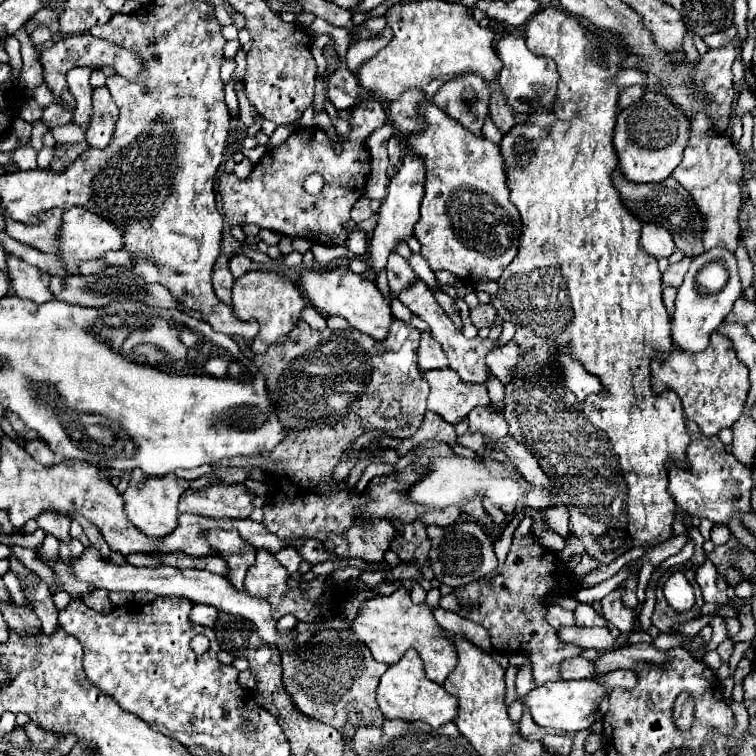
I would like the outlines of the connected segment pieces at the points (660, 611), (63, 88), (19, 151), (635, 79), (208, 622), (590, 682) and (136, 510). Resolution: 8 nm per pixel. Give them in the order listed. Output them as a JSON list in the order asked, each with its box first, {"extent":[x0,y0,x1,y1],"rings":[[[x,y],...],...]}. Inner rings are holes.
[{"extent":[652,581,704,633],"rings":[[[696,581],[692,583],[692,587],[694,587],[694,593],[696,593],[696,605],[694,605],[694,609],[690,613],[676,613],[668,605],[668,601],[664,599],[662,585],[658,585],[656,587],[656,607],[654,607],[654,615],[652,615],[652,625],[658,627],[662,633],[670,633],[672,631],[672,625],[676,625],[676,621],[678,623],[684,623],[684,621],[694,619],[698,615],[700,607],[704,605],[704,599],[702,599],[702,591],[700,591],[700,587],[698,587]]]},{"extent":[40,33,144,111],"rings":[[[82,33],[82,35],[72,35],[72,37],[66,37],[66,39],[60,39],[58,43],[54,43],[52,49],[46,49],[40,53],[40,61],[44,65],[44,83],[48,85],[48,89],[54,93],[54,97],[58,99],[56,103],[68,111],[74,111],[76,107],[76,101],[68,89],[68,83],[66,83],[66,73],[72,69],[72,67],[90,67],[90,69],[102,69],[102,67],[112,67],[118,75],[126,77],[126,79],[136,79],[144,69],[144,61],[132,53],[130,49],[124,49],[120,45],[114,45],[114,43],[108,43],[104,39],[96,39],[94,35],[90,33]]]},{"extent":[12,145,38,170],"rings":[[[31,145],[18,147],[12,152],[12,158],[21,170],[33,170],[38,167],[37,152],[31,147]]]},{"extent":[616,69,646,89],"rings":[[[622,69],[620,75],[616,77],[616,85],[620,85],[620,89],[630,87],[630,85],[646,85],[646,73],[640,69]]]},{"extent":[190,605,218,627],"rings":[[[198,605],[190,611],[190,621],[194,625],[204,625],[204,627],[212,627],[214,621],[216,621],[216,615],[218,615],[218,609],[216,607],[204,607],[204,605]]]},{"extent":[520,679,604,733],"rings":[[[578,679],[578,681],[546,681],[544,685],[524,695],[520,701],[530,711],[536,725],[576,733],[580,729],[588,729],[596,721],[596,711],[602,697],[604,697],[602,685],[598,685],[594,679]]]},{"extent":[122,469,190,537],"rings":[[[136,469],[136,471],[132,473],[132,479],[130,479],[128,489],[126,489],[124,495],[122,495],[124,501],[126,501],[126,507],[124,507],[124,509],[126,509],[126,515],[128,515],[128,519],[130,519],[140,531],[144,531],[148,537],[164,537],[164,535],[172,533],[174,527],[176,527],[176,519],[178,519],[178,511],[176,511],[178,499],[180,499],[180,495],[182,495],[188,487],[190,487],[188,481],[186,481],[186,479],[178,479],[176,475],[164,475],[164,477],[160,477],[160,479],[156,479],[156,477],[146,479],[146,477],[140,473],[140,469]],[[140,481],[144,481],[142,487],[138,487]]]}]

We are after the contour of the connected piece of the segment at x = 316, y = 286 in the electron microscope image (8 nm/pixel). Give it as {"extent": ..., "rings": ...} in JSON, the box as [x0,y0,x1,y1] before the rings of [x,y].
{"extent":[298,267,392,341],"rings":[[[334,267],[334,269],[326,269],[326,271],[304,269],[300,273],[298,287],[306,295],[310,305],[316,307],[316,311],[320,315],[324,315],[324,317],[342,315],[352,325],[352,329],[366,333],[378,341],[386,337],[390,321],[392,321],[390,305],[382,297],[382,293],[378,291],[378,287],[370,279],[366,279],[364,275],[352,273],[348,267]]]}

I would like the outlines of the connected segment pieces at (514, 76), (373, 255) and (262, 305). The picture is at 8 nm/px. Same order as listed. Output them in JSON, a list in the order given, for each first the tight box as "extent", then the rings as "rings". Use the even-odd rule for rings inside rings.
[{"extent":[496,33,558,113],"rings":[[[504,33],[502,39],[498,39],[496,43],[496,51],[498,51],[498,57],[502,59],[504,67],[500,71],[500,87],[502,87],[502,93],[506,95],[512,111],[516,113],[528,113],[530,111],[530,101],[536,99],[536,91],[534,91],[534,85],[540,83],[546,87],[544,95],[538,97],[540,105],[544,107],[552,107],[552,101],[554,101],[554,95],[556,95],[556,83],[558,83],[558,71],[556,71],[556,63],[550,59],[550,57],[538,57],[534,55],[522,37],[516,37],[512,33]]]},{"extent":[368,151,424,273],"rings":[[[406,151],[402,167],[390,179],[386,199],[382,201],[382,205],[376,213],[378,215],[378,225],[372,231],[370,241],[368,241],[368,265],[374,273],[380,273],[380,271],[386,269],[388,255],[392,251],[396,251],[396,245],[400,241],[410,241],[412,229],[414,229],[414,225],[418,223],[418,217],[420,217],[418,209],[420,209],[422,197],[424,197],[424,163],[420,161],[418,155],[414,157],[410,151]]]},{"extent":[232,271,306,353],"rings":[[[250,271],[234,281],[232,303],[240,319],[256,319],[260,323],[260,333],[254,337],[250,345],[254,353],[264,353],[268,347],[284,343],[292,327],[298,323],[302,309],[306,307],[302,293],[296,289],[296,285],[290,279],[276,273],[262,273],[262,271]]]}]

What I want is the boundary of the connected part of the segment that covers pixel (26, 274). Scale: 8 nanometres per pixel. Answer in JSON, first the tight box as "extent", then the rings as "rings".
{"extent":[8,257,54,303],"rings":[[[8,257],[8,271],[20,299],[30,299],[34,303],[46,303],[54,299],[54,293],[50,291],[50,275],[16,257]]]}

